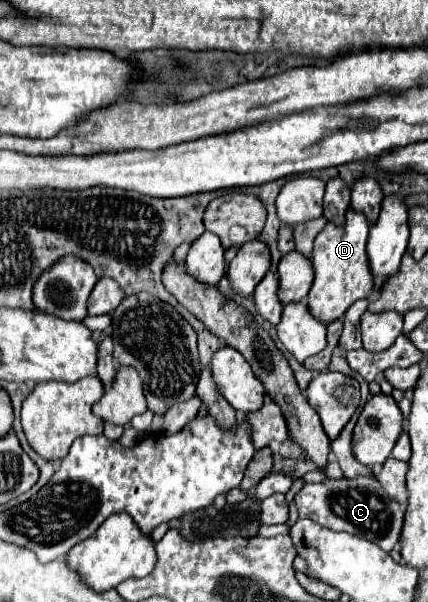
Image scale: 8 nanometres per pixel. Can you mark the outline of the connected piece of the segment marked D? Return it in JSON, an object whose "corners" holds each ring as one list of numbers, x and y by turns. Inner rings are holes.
{"corners":[[350,209,346,211,346,227,328,223,322,229,322,233,316,237,314,253,312,253,316,279,308,293,308,307,310,307,310,313,326,325,340,319,354,301,366,299,374,293,374,277,370,271,368,257,366,257,368,229,370,227,368,227,366,217]]}

